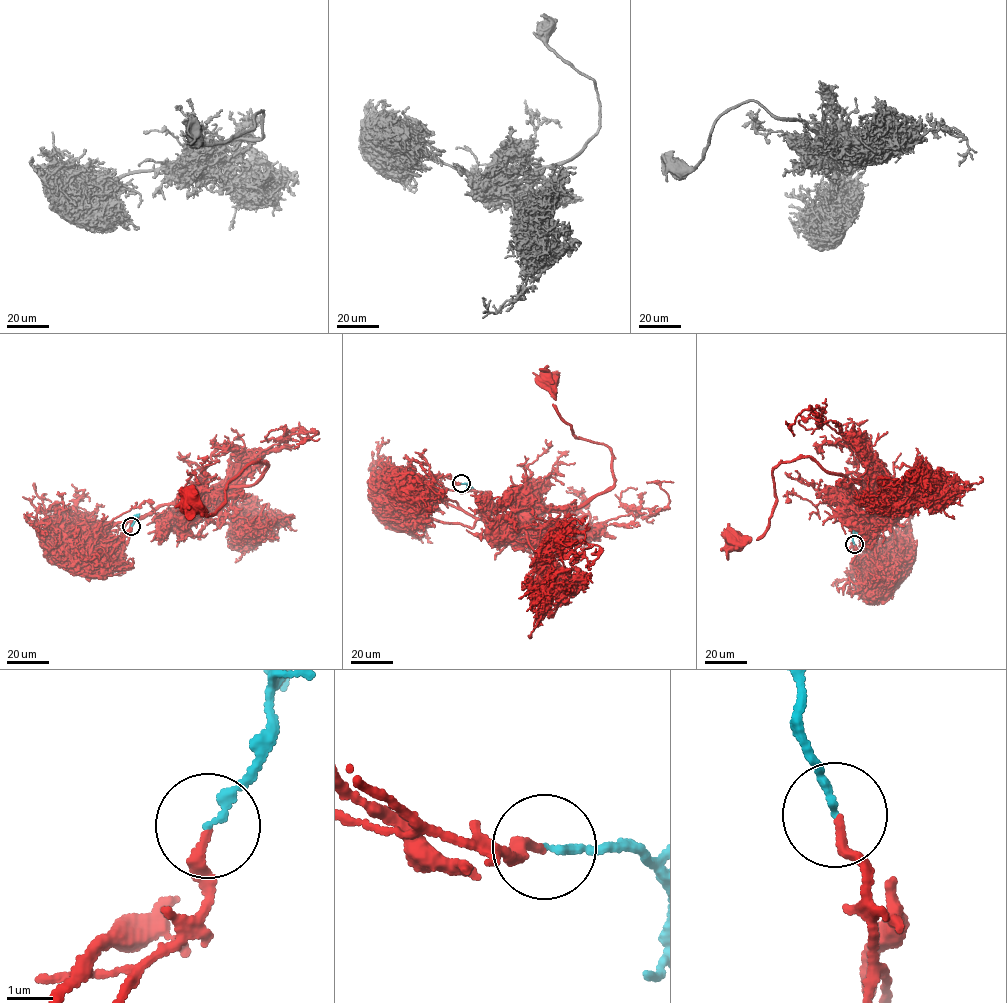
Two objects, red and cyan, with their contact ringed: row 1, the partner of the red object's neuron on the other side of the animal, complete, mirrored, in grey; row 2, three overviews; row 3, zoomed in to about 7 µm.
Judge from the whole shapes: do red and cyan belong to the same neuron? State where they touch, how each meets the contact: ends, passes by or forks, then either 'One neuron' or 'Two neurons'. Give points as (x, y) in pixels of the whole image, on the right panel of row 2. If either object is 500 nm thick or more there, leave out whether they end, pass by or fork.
Place: (854, 544). At the ring red ends. At the ring cyan ends. One neuron

